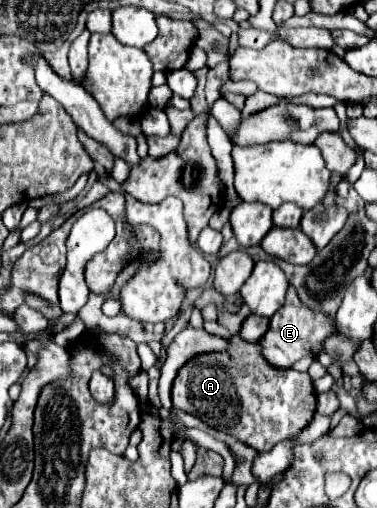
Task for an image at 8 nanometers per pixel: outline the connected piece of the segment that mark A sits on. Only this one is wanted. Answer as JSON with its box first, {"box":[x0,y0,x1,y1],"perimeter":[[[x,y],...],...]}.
{"box":[171,335,315,453],"perimeter":[[[239,335],[229,339],[227,351],[191,359],[173,381],[171,399],[175,411],[191,413],[209,427],[225,431],[261,453],[297,435],[313,419],[315,411],[311,377],[295,369],[279,371],[269,367],[261,355],[259,343],[241,341]]]}

